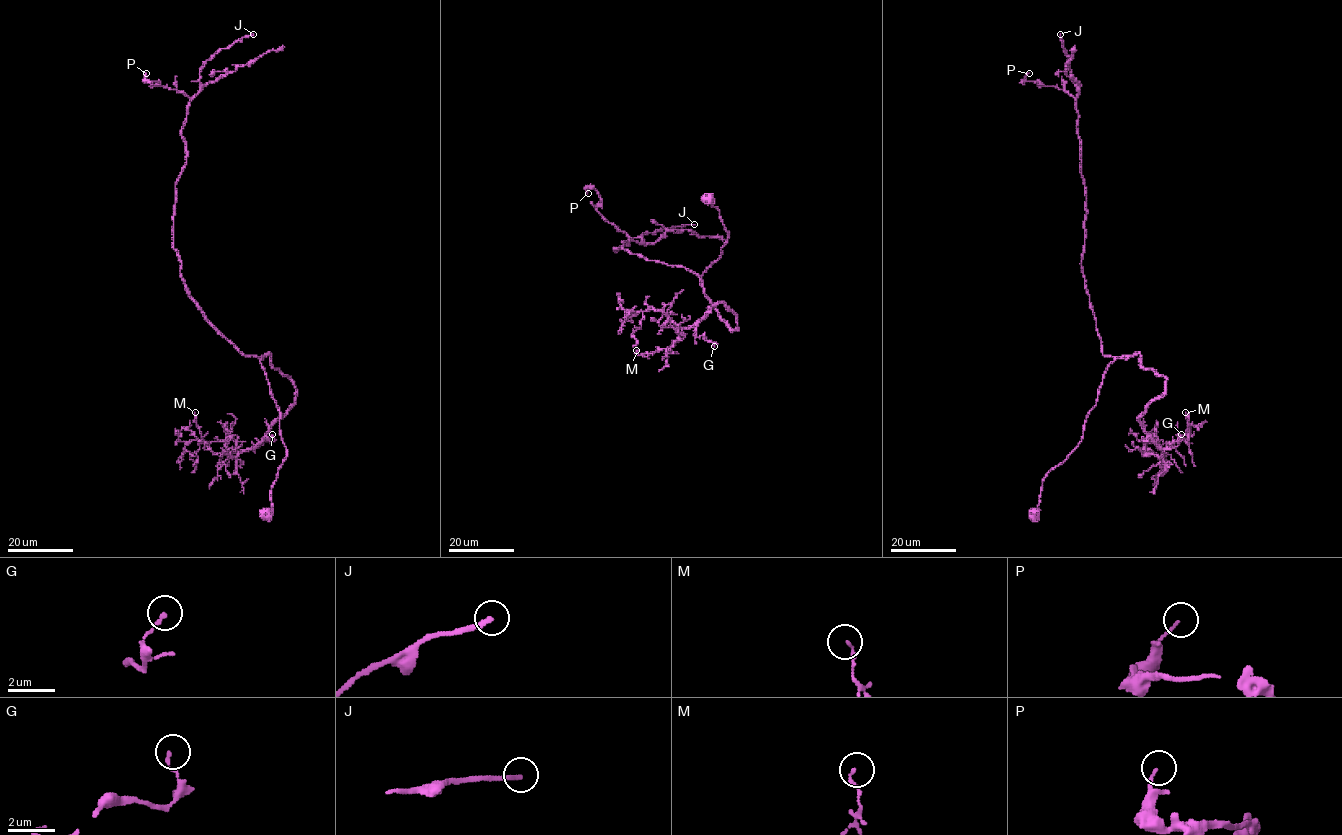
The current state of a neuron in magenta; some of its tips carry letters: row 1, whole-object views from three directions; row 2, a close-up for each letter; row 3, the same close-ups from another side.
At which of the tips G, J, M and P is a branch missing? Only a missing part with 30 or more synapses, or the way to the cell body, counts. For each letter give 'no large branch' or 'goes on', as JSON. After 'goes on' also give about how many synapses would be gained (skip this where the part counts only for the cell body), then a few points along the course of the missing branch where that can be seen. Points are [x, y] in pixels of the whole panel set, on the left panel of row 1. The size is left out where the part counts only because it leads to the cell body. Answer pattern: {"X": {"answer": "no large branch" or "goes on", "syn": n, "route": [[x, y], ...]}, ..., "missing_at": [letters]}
{"G": {"answer": "no large branch"}, "J": {"answer": "goes on", "syn": 35, "route": [[253, 34], [276, 35], [282, 29], [293, 31]]}, "M": {"answer": "no large branch"}, "P": {"answer": "no large branch"}, "missing_at": ["J"]}

